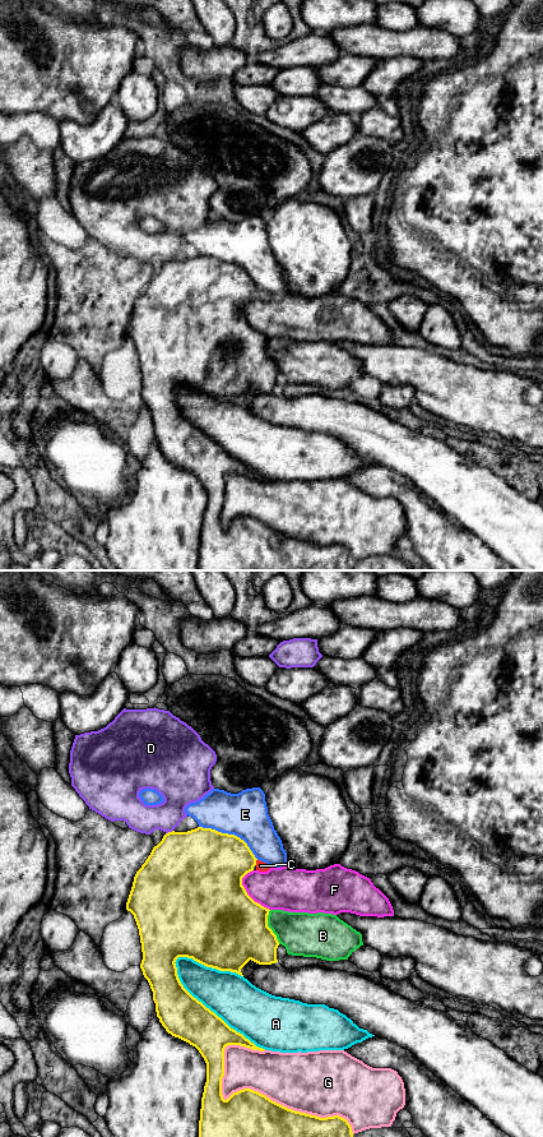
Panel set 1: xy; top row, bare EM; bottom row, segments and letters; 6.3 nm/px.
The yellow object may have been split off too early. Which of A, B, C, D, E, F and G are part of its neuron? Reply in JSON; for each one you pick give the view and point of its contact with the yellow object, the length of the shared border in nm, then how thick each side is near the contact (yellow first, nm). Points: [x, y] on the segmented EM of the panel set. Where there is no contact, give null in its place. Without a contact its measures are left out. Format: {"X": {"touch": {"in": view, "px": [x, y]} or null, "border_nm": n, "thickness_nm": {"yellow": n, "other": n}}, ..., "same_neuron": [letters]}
{"C": {"touch": {"in": "xy", "px": [255, 862]}, "border_nm": 40, "thickness_nm": {"yellow": 380, "other": 60}}, "same_neuron": ["C"]}

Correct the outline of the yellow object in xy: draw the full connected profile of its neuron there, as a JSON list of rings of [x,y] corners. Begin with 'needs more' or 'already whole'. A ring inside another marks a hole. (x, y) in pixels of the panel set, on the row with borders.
needs more | [[[203,827],[172,831],[153,847],[136,872],[126,902],[126,910],[134,915],[139,929],[140,969],[153,992],[157,1017],[168,1034],[195,1046],[206,1063],[199,1137],[353,1137],[351,1124],[339,1115],[320,1118],[296,1111],[251,1089],[233,1092],[224,1100],[224,1049],[228,1045],[265,1049],[231,1029],[194,998],[178,979],[175,963],[178,957],[241,976],[241,969],[250,960],[259,965],[278,962],[279,942],[268,926],[270,910],[255,902],[242,886],[242,878],[254,869],[268,872],[270,865],[257,860],[247,843],[235,835]]]

